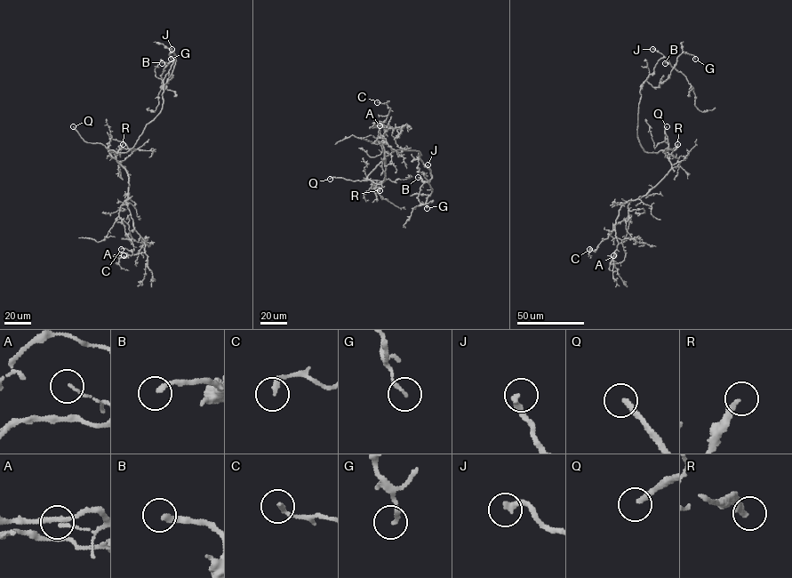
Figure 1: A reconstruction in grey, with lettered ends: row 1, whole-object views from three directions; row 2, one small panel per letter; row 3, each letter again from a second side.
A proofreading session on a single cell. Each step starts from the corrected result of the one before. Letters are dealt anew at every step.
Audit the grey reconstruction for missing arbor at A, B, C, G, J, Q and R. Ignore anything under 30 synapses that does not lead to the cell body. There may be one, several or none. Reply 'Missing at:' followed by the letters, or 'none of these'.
Missing at: B, J, Q

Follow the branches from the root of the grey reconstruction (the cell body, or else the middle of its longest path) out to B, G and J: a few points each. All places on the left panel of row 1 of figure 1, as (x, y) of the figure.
B: (126, 152), (133, 147), (145, 126), (162, 108), (163, 80), (175, 57), (162, 63)
G: (126, 152), (162, 108), (162, 83), (163, 87), (171, 78), (176, 59), (173, 52), (169, 54), (171, 59)
J: (126, 152), (133, 147), (145, 126), (162, 108), (163, 80), (175, 57), (172, 49)

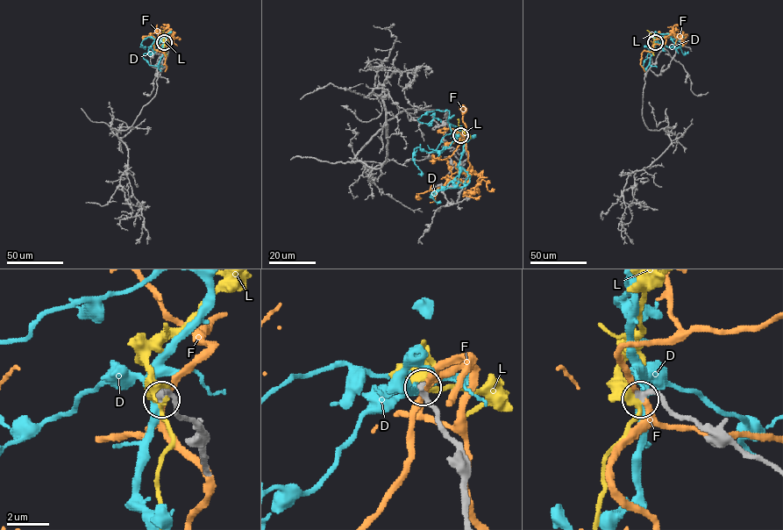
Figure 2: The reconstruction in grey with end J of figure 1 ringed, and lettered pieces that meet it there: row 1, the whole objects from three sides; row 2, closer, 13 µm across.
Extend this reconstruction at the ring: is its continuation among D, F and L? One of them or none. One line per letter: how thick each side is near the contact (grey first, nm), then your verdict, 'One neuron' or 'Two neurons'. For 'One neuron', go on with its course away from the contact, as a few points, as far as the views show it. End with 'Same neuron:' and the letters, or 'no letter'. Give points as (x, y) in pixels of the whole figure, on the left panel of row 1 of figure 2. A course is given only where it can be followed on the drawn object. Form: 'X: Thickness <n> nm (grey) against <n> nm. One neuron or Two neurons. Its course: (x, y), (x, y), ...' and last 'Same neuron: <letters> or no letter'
D: Thickness 280 nm (grey) against 320 nm. Two neurons
F: Thickness 280 nm (grey) against 280 nm. Two neurons
L: Thickness 280 nm (grey) against 550 nm. One neuron. Its course: (164, 42), (167, 36), (163, 34), (162, 30)
Same neuron: L

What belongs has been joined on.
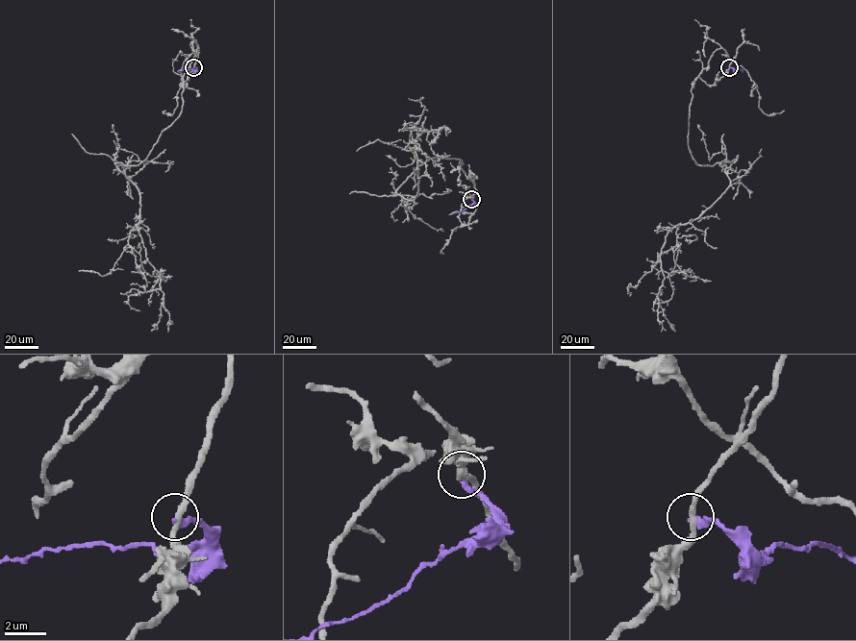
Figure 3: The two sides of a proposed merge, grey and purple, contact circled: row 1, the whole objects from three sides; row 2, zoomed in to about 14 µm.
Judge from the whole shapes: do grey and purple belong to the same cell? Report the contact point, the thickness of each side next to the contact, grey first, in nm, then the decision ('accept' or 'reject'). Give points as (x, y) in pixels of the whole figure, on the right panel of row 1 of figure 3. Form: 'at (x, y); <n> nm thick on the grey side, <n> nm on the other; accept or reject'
at (729, 67); 280 nm thick on the grey side, 320 nm on the other; reject

